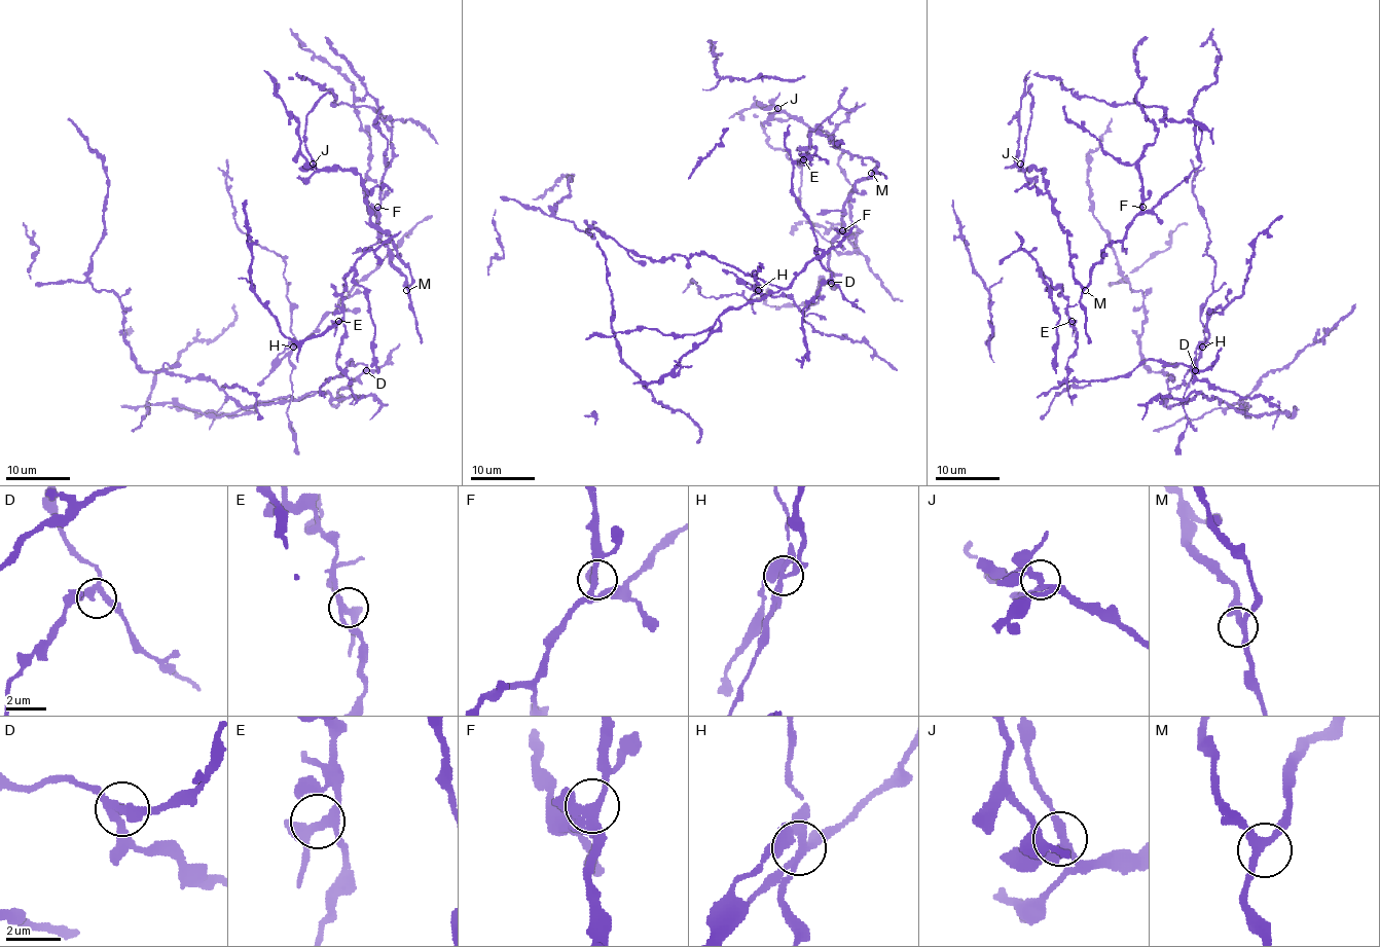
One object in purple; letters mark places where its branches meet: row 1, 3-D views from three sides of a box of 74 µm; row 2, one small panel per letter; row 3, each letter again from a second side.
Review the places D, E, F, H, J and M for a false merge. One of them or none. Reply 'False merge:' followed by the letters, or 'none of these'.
False merge: H

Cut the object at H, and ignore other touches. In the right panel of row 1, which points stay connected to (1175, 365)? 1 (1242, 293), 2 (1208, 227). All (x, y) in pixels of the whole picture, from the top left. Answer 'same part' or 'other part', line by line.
1: same part
2: other part

